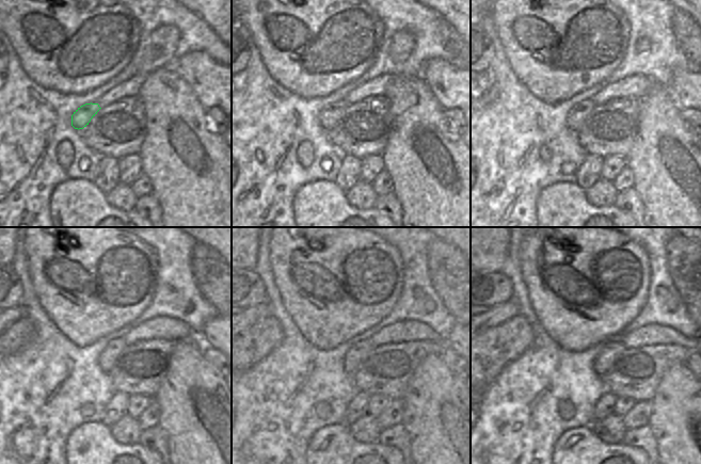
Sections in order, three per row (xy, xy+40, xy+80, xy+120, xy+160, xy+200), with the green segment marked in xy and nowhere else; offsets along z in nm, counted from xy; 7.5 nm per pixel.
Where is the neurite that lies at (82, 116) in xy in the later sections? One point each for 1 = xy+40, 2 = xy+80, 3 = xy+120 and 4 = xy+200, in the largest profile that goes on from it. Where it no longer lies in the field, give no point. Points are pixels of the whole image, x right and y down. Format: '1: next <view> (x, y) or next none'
1: next xy+40 (330, 115)
2: next xy+80 (576, 116)
3: next xy+120 (109, 355)
4: next xy+200 (610, 351)

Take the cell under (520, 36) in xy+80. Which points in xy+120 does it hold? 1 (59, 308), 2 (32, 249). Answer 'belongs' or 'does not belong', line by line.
1: belongs
2: belongs

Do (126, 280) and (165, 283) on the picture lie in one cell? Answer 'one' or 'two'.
two

